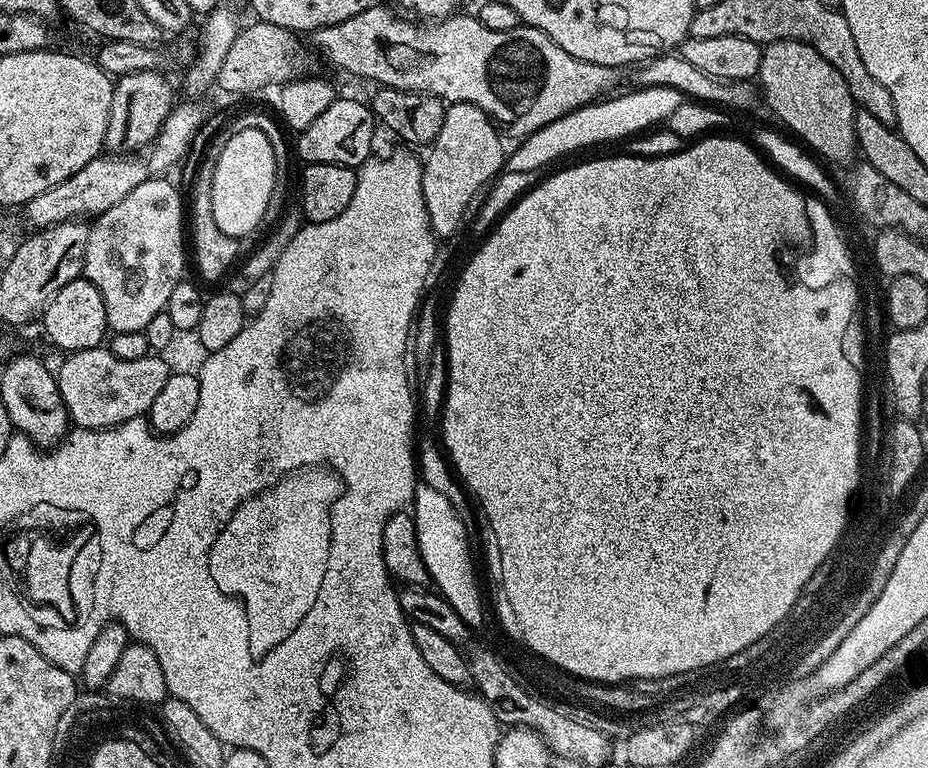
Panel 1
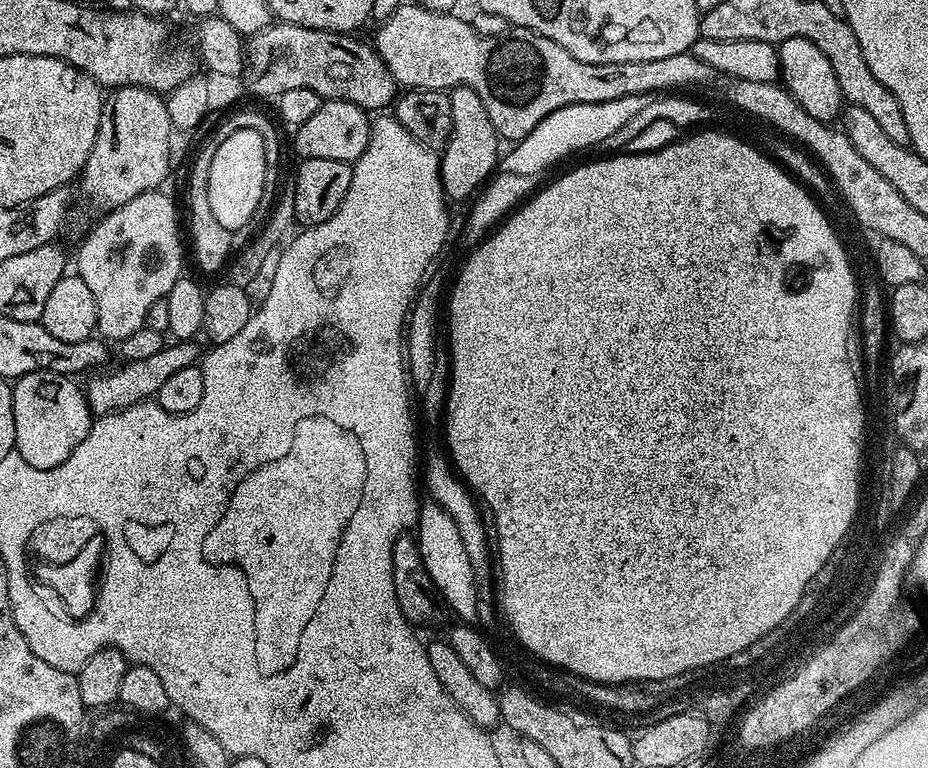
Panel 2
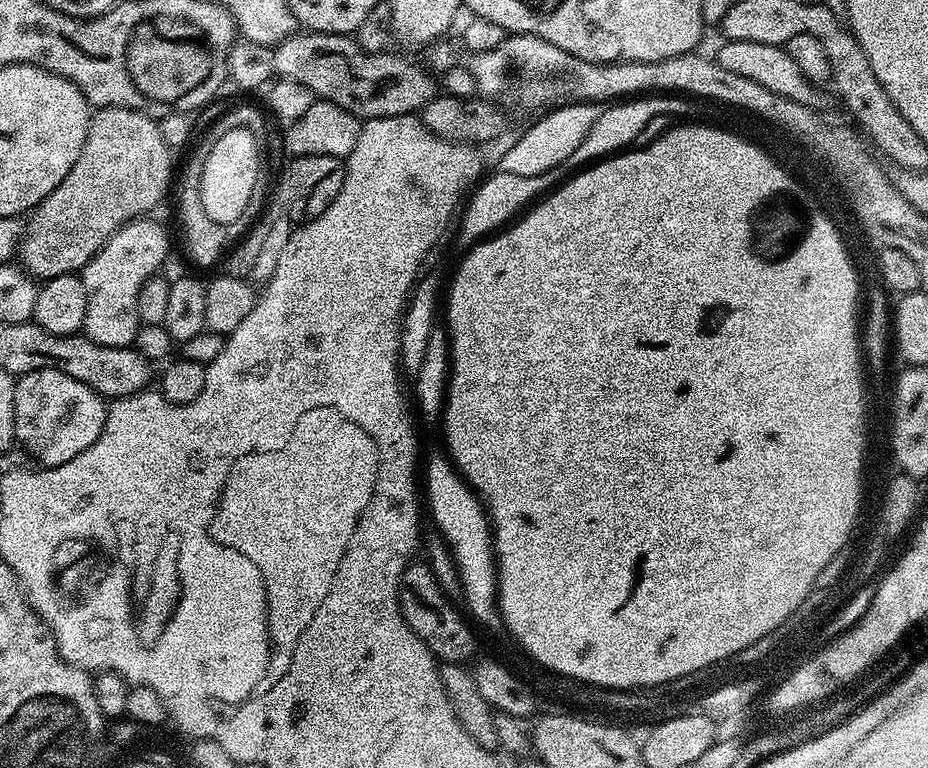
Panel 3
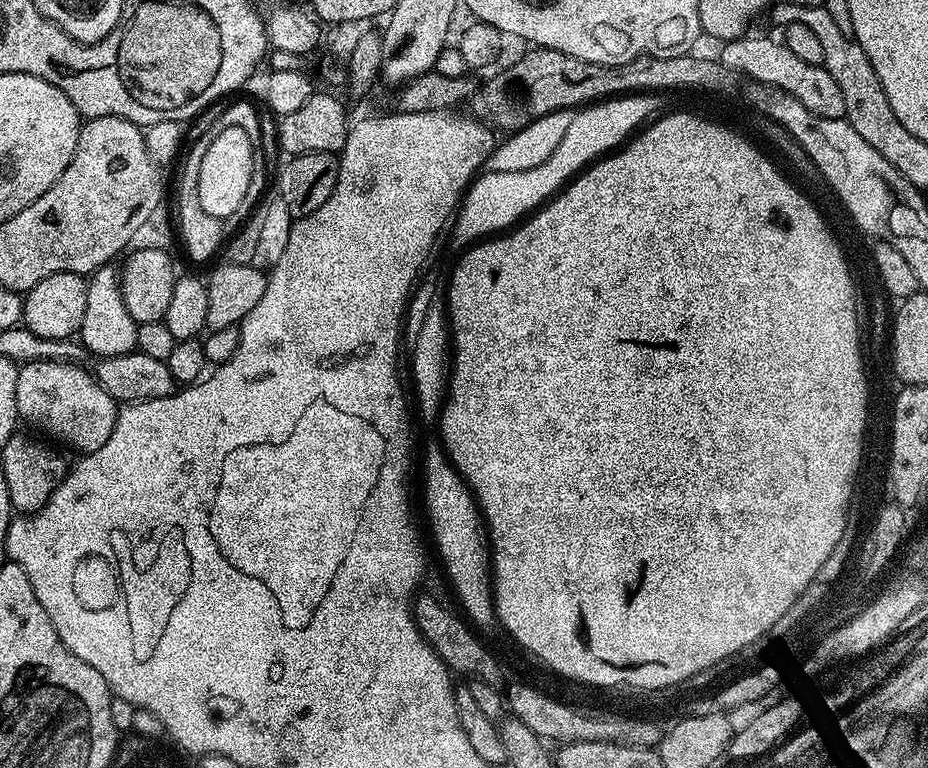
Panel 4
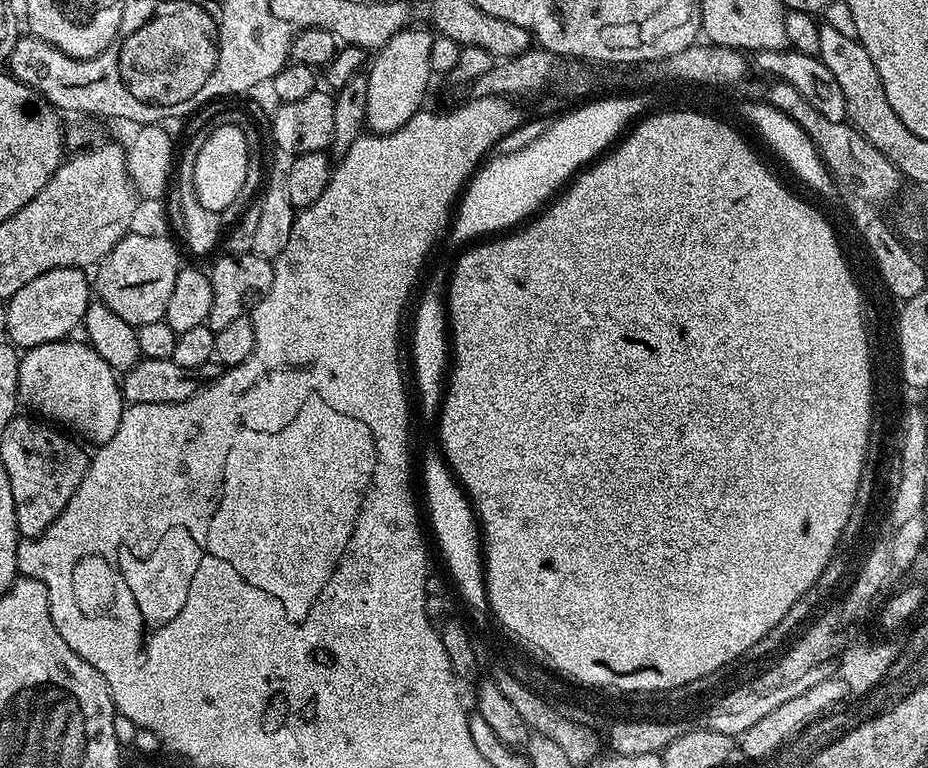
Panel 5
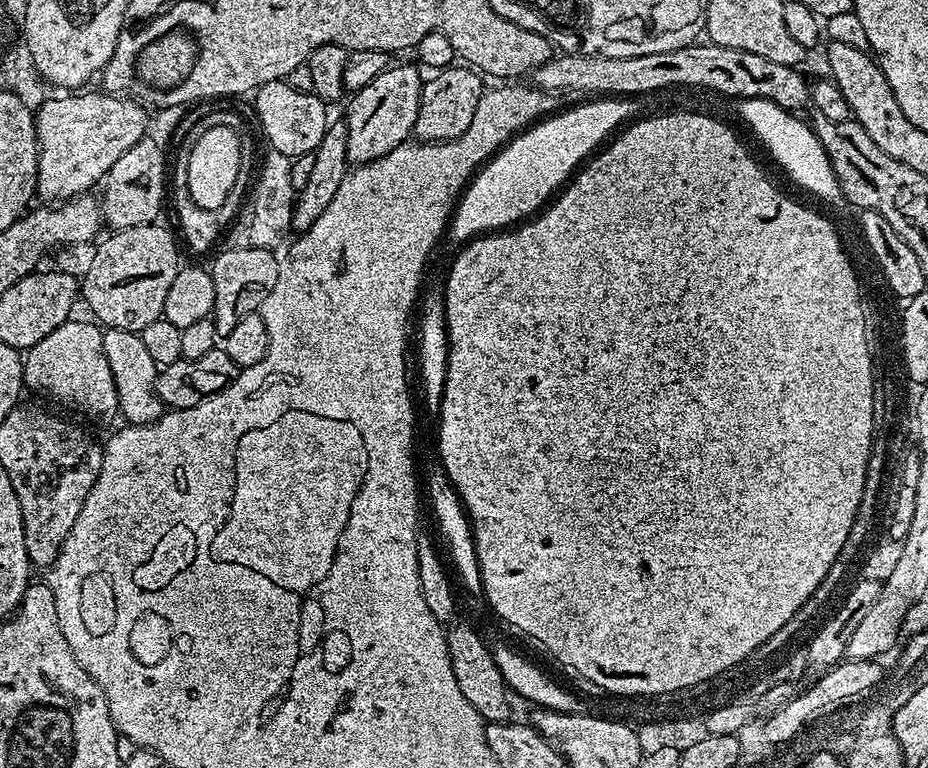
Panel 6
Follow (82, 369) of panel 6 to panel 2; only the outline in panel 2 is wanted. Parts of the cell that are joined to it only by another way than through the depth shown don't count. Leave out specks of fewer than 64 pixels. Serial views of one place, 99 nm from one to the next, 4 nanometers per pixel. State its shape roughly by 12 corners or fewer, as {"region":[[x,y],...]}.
{"region":[[57,372],[12,384],[14,450],[38,470],[92,429],[84,388]]}

